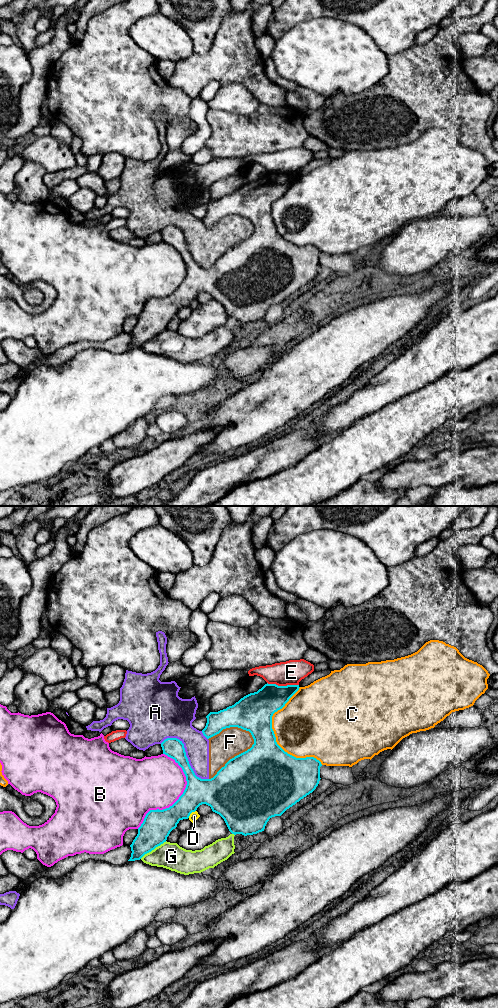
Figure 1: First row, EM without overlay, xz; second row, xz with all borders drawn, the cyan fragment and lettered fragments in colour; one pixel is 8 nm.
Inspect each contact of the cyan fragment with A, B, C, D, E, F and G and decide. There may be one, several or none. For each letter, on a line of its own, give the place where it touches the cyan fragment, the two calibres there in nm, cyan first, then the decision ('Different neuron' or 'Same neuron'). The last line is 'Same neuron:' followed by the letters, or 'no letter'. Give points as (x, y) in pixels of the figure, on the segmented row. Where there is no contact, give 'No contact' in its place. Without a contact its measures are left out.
A: Touches cyan at xz (185, 754). Thickness 160 nm (cyan) against 220 nm. Different neuron
B: Touches cyan at xz (179, 797). Thickness 220 nm (cyan) against 420 nm. Different neuron
C: Touches cyan at xz (275, 737). Thickness 380 nm (cyan) against 480 nm. Different neuron
D: Touches cyan at xz (191, 812). Thickness 240 nm (cyan) against 70 nm. Different neuron
E: Touches cyan at xz (283, 686). Thickness 240 nm (cyan) against 200 nm. Different neuron
F: Touches cyan at xz (239, 754). Thickness 500 nm (cyan) against 240 nm. Different neuron
G: Touches cyan at xz (153, 849). Thickness 240 nm (cyan) against 220 nm. Different neuron
Same neuron: no letter

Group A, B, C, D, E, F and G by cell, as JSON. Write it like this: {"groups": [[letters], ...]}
{"groups": [["A", "F"], ["B"], ["C"], ["D"], ["E"], ["G"]]}

